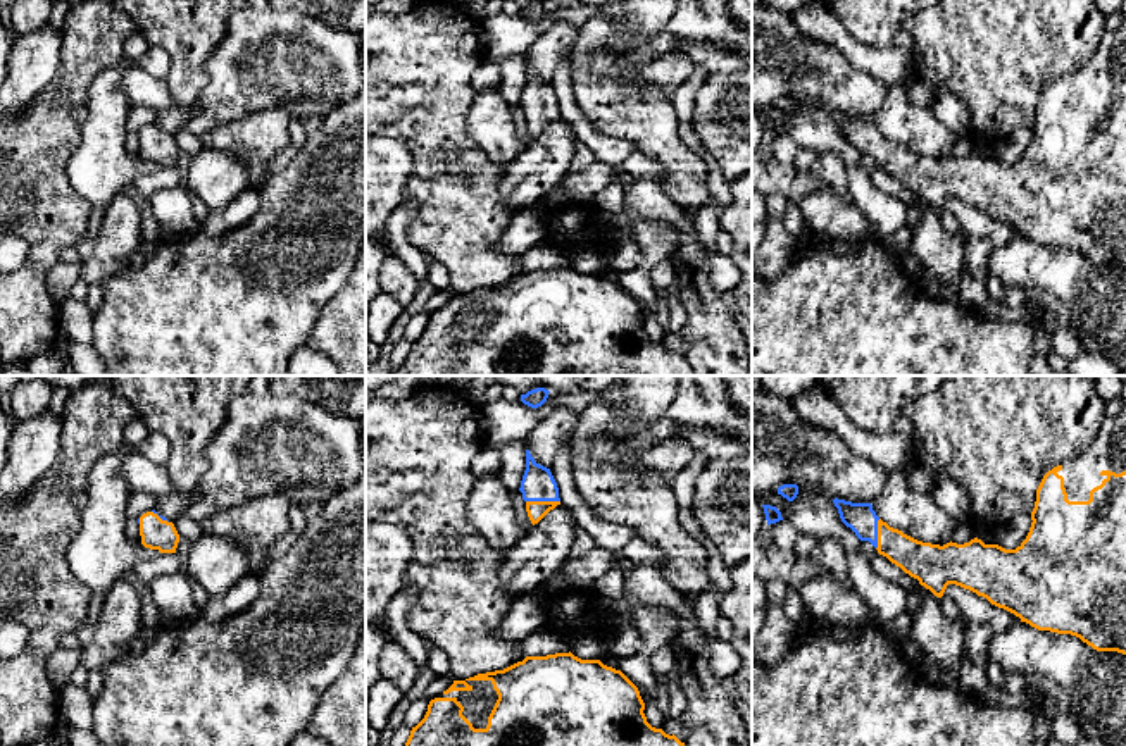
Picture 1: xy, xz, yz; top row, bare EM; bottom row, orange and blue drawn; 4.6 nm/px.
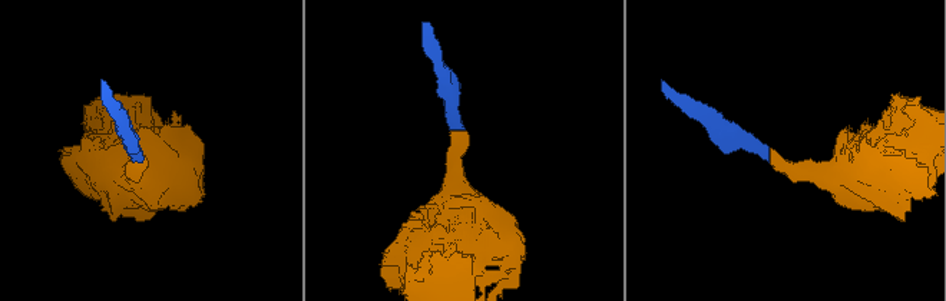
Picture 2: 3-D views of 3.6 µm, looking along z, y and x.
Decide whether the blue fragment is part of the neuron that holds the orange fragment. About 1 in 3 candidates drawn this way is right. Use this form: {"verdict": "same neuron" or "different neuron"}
{"verdict": "same neuron"}

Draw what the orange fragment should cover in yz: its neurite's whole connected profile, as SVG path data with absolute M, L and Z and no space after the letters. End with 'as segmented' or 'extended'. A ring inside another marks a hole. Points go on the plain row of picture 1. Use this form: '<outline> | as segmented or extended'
M1126 19L1116 31L1102 36L1102 43L1079 71L1064 74L1043 90L1036 103L1029 146L1016 164L985 159L978 152L964 159L923 157L883 136L871 117L838 112L833 117L841 136L860 155L869 155L879 169L917 193L935 210L941 212L947 200L955 198L986 212L1038 245L1071 248L1097 265L1126 269Z | extended

